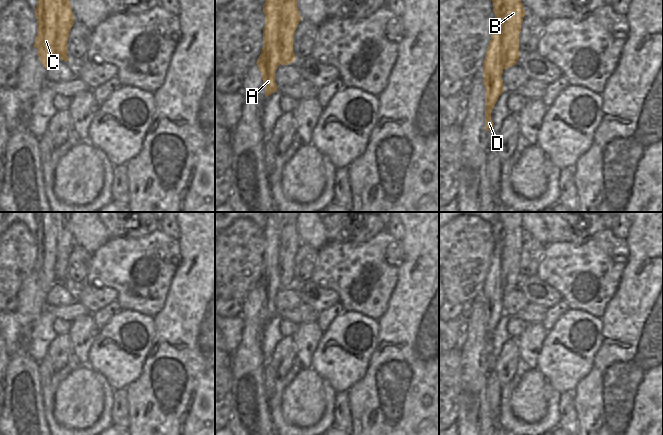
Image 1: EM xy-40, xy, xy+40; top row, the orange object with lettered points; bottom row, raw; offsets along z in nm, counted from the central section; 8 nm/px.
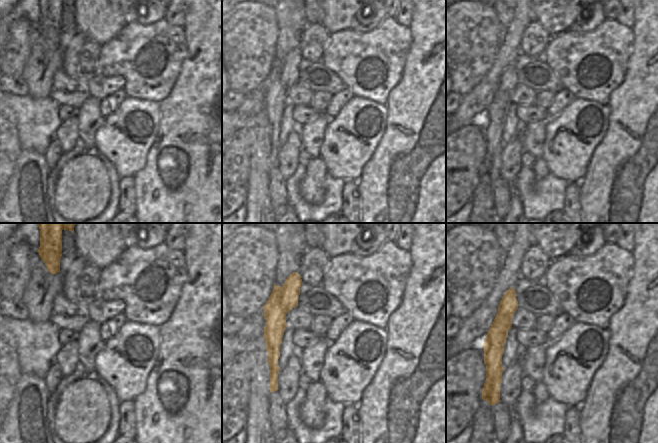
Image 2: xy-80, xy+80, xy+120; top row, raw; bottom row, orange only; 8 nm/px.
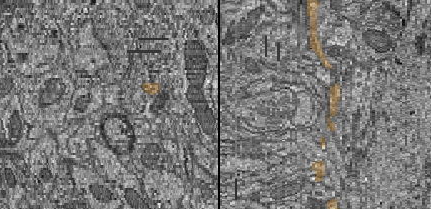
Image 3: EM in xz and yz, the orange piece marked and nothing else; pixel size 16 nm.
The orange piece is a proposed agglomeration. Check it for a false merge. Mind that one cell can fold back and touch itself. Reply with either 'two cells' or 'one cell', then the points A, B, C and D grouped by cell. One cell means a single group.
two cells | A C D / B

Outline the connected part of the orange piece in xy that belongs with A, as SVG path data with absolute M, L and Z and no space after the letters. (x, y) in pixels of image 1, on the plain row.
M263 212L265 216L265 250L263 252L263 272L257 284L261 302L265 310L265 320L277 315L275 296L281 288L279 277L279 253L281 251L281 231L276 212Z

